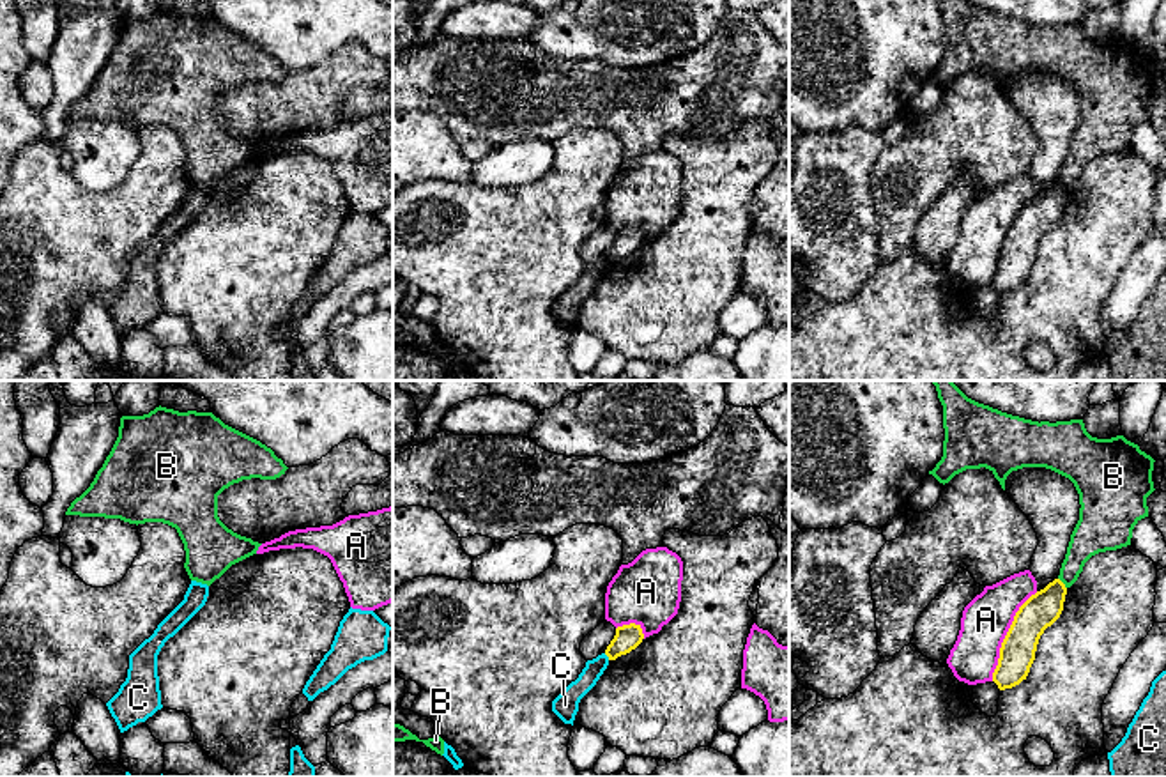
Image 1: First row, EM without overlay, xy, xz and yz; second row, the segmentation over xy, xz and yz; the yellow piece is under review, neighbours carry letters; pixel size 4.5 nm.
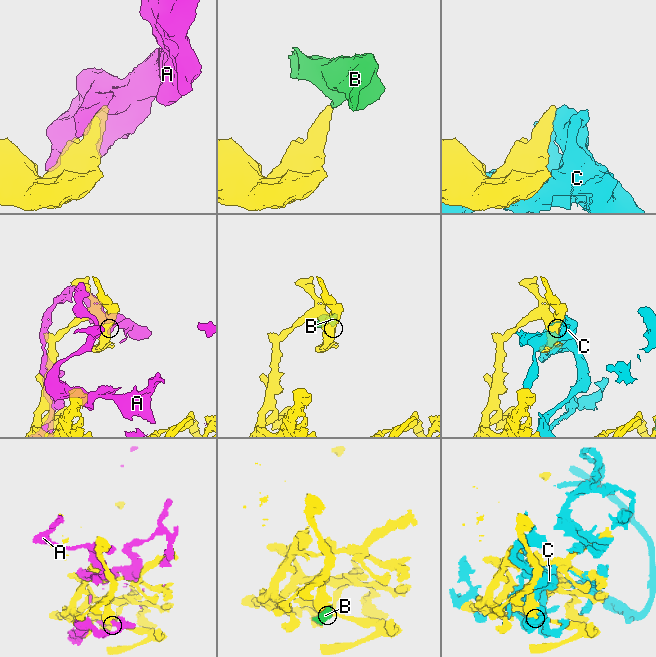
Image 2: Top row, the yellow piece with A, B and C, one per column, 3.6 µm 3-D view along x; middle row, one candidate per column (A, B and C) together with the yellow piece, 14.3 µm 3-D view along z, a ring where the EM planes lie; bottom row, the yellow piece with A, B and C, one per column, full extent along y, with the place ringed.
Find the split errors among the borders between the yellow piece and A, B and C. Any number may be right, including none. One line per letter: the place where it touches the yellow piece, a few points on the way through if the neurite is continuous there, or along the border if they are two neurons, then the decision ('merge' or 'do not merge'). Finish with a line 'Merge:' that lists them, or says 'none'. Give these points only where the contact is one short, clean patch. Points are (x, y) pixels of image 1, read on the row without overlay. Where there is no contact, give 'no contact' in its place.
A: yz (1005, 239) | do not merge
B: yz (1062, 186) | along yz (1058, 181), (1066, 192) | do not merge
C: xz (607, 259) | do not merge
Merge: none

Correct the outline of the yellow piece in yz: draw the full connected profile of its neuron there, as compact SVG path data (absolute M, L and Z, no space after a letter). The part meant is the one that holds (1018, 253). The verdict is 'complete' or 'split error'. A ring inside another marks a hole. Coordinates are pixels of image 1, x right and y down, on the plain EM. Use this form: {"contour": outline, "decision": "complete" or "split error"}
{"contour": "M1055 182L1019 211L1001 246L998 269L993 276L993 285L1000 294L1012 292L1026 283L1039 242L1060 221L1065 198L1065 188Z", "decision": "complete"}

